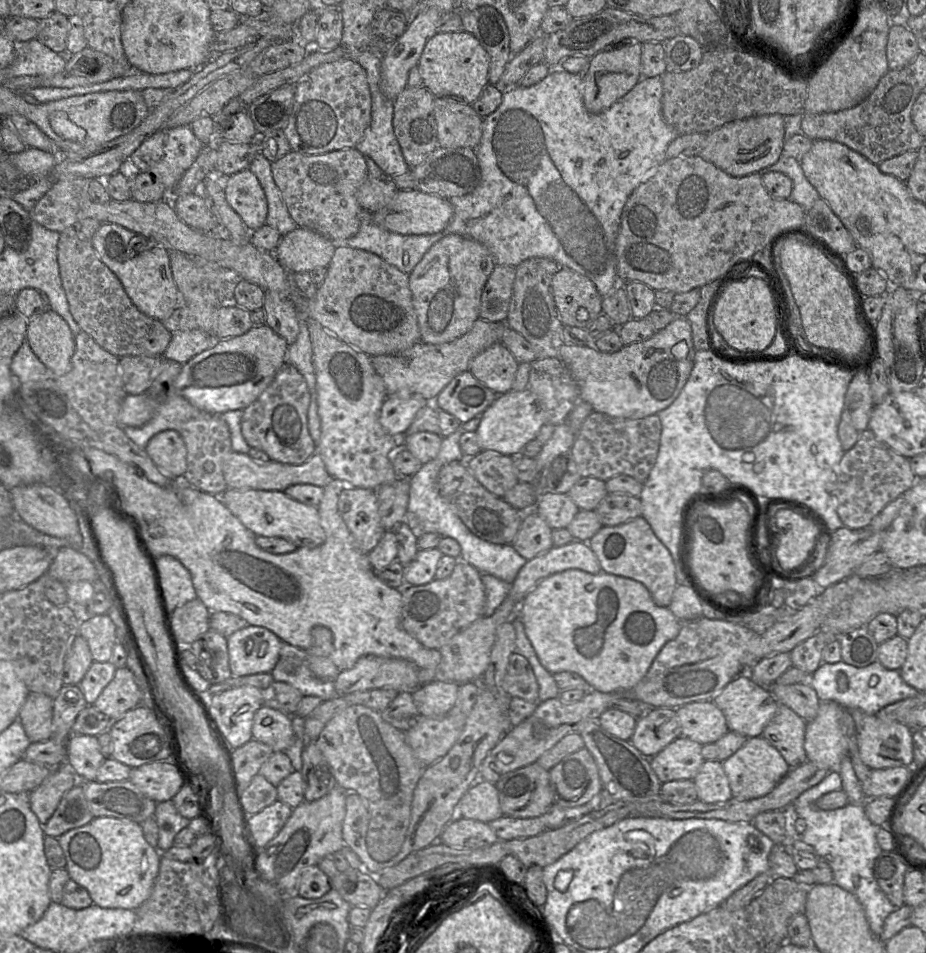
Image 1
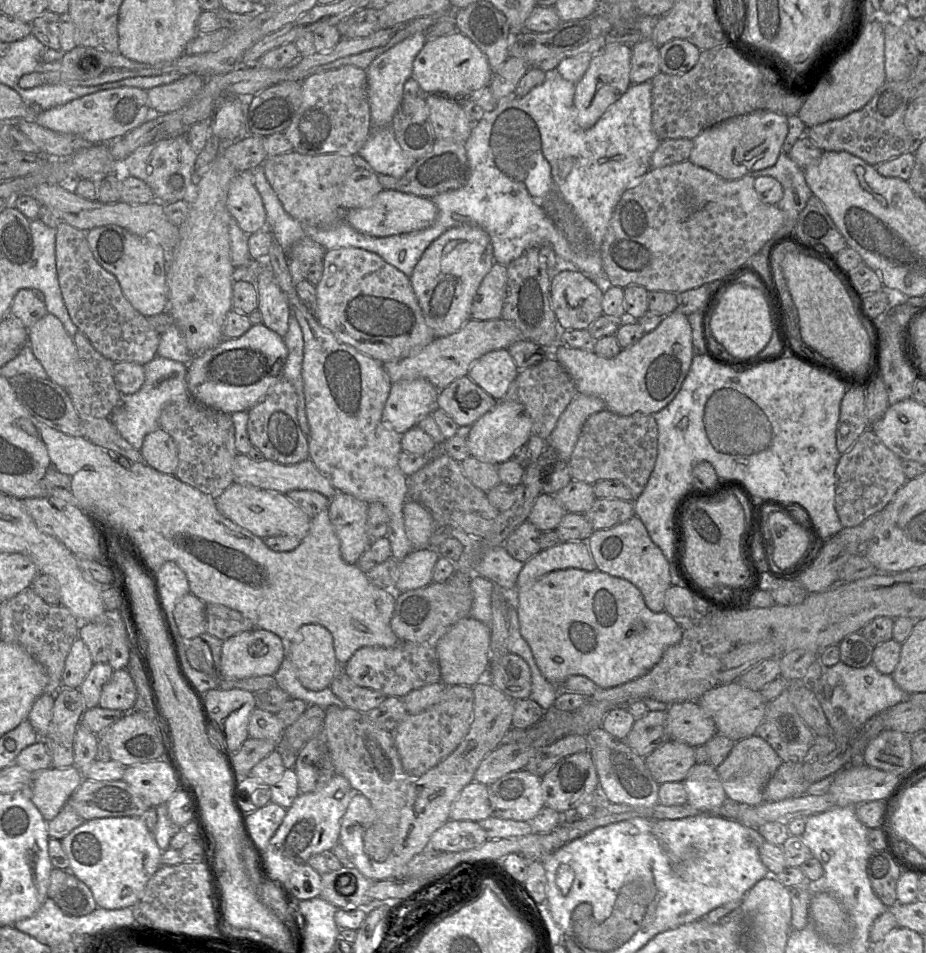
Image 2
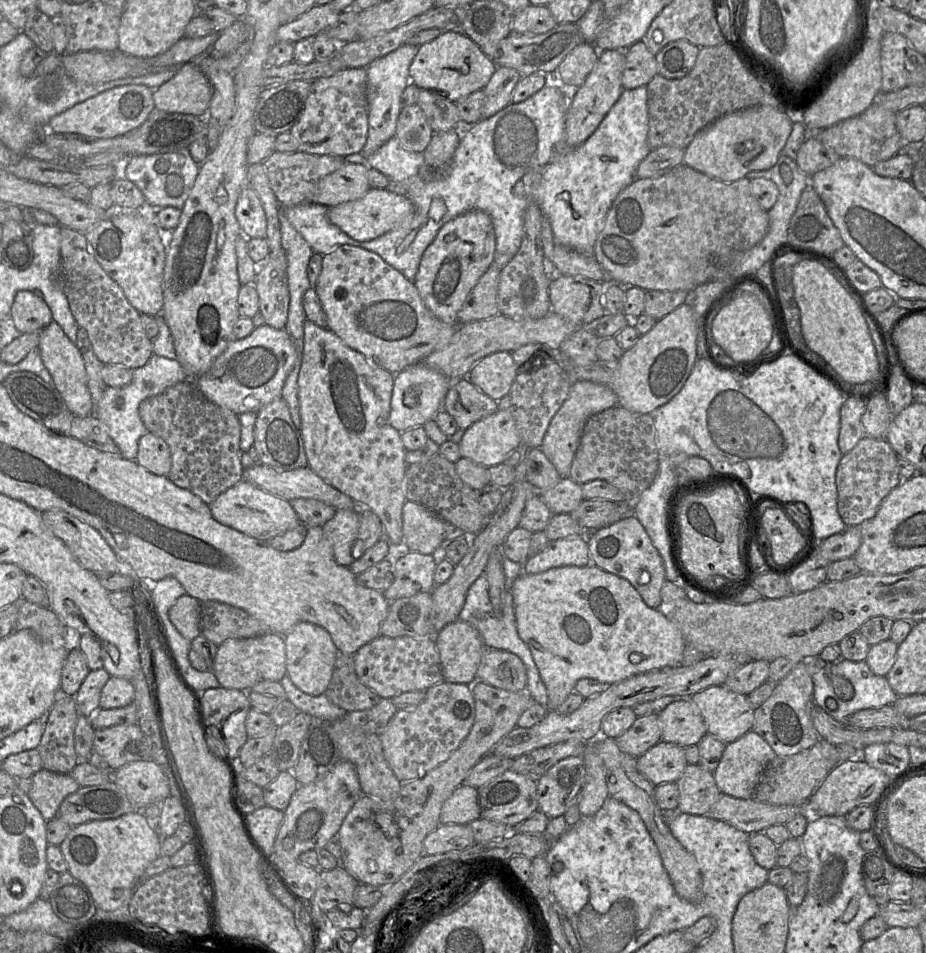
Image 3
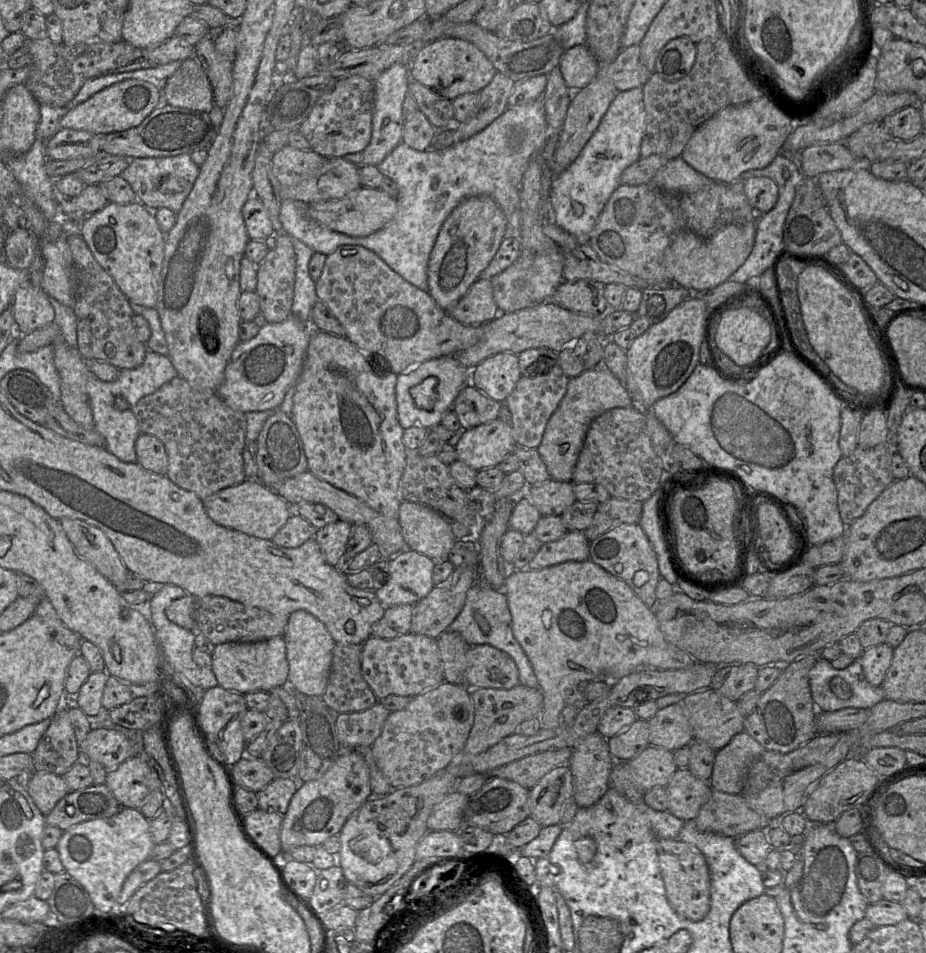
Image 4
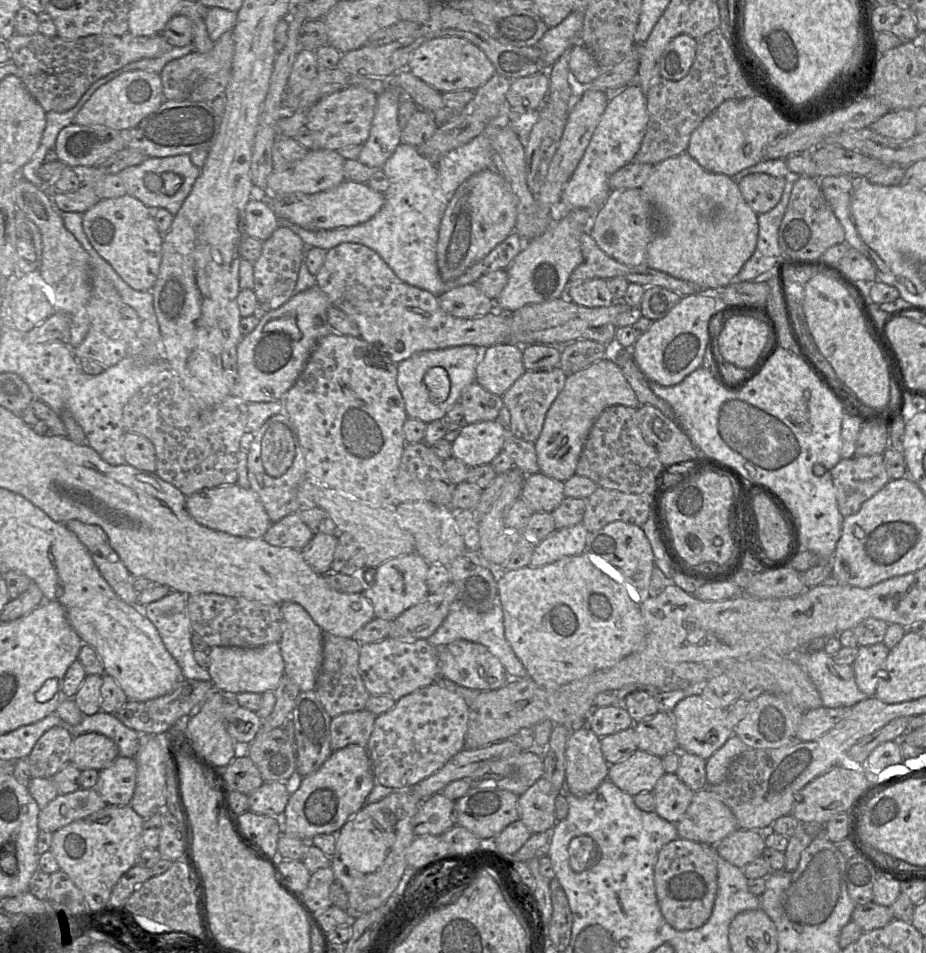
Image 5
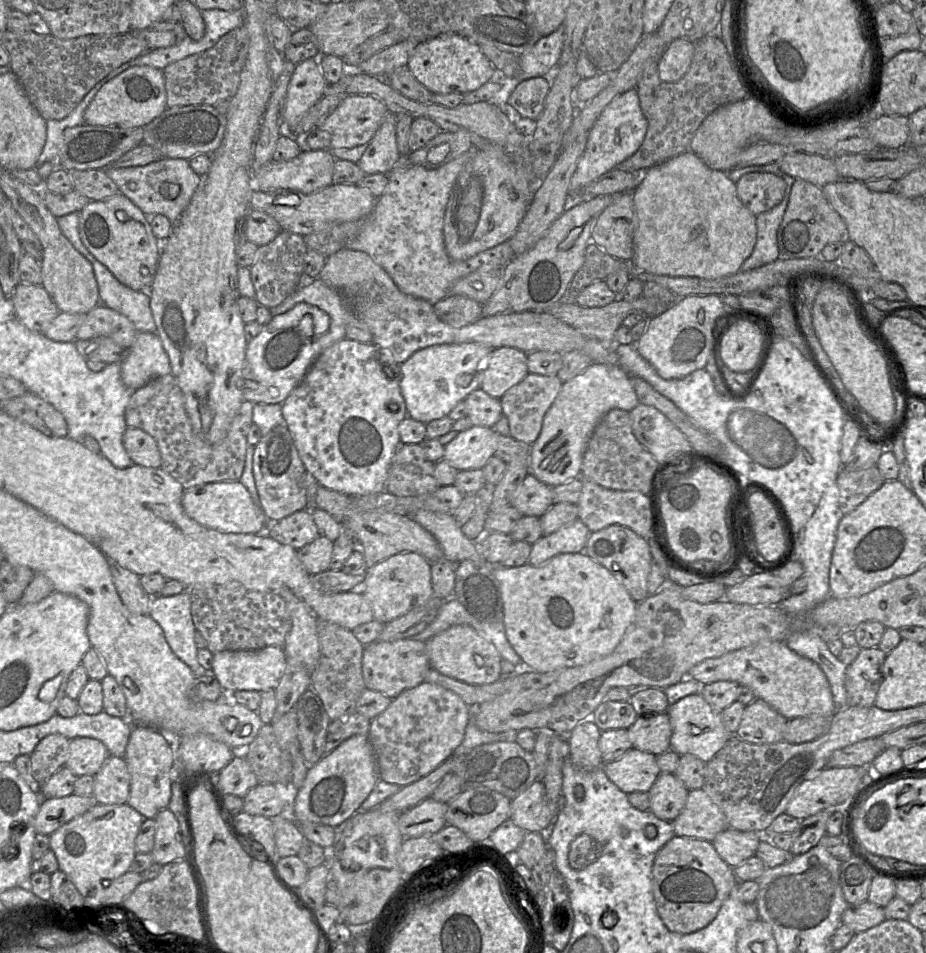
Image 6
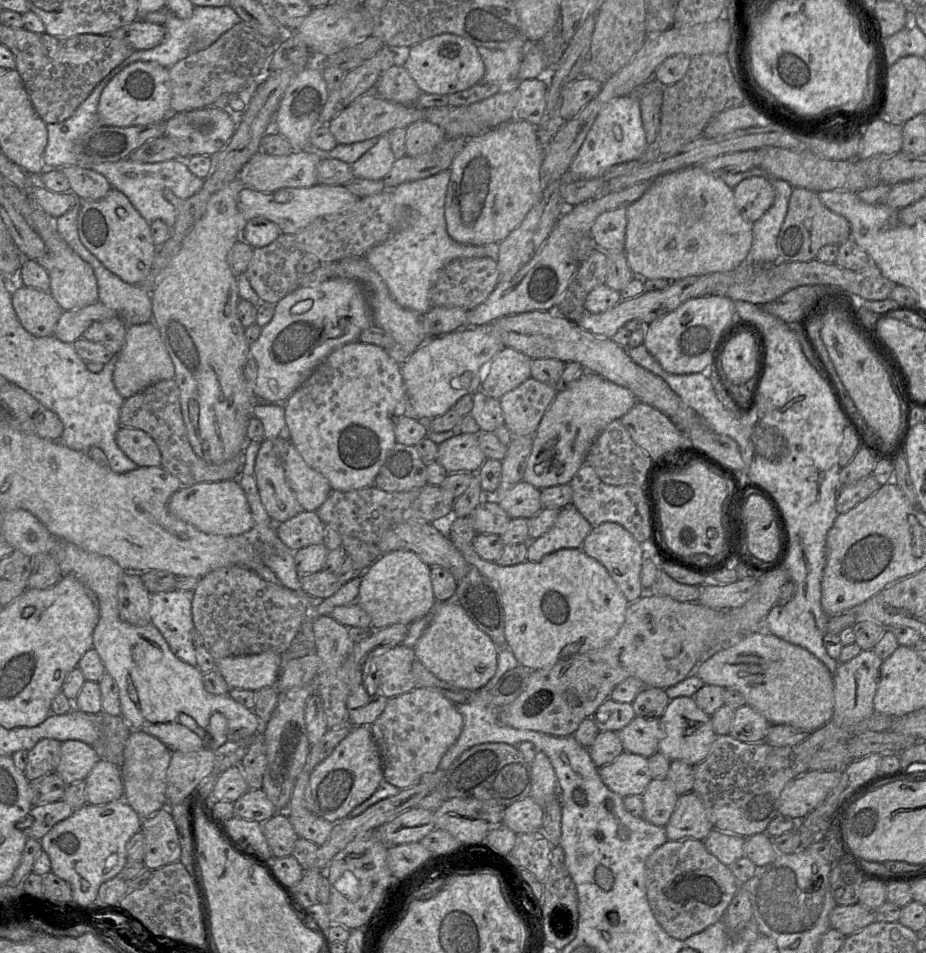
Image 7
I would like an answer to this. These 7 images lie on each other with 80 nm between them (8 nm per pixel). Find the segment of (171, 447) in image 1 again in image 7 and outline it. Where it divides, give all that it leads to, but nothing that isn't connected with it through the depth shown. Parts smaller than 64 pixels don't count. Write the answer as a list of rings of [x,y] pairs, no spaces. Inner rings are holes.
[[[120,427],[116,443],[121,451],[138,467],[161,466],[161,452],[154,440],[143,430]]]

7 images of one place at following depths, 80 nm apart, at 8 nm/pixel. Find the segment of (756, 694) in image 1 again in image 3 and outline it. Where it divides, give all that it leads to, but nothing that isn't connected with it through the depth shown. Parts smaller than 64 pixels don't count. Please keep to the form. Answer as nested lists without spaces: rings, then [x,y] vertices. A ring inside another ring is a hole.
[[[716,685],[687,698],[699,708],[708,734],[725,744],[752,729],[756,708],[751,705],[747,695],[733,692],[724,685]]]

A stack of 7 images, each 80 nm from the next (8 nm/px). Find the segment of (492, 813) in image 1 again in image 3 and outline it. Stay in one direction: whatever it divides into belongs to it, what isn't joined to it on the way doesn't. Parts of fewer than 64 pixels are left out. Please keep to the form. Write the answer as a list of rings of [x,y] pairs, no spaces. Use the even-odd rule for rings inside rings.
[[[461,785],[444,802],[441,814],[441,824],[469,824],[481,818],[478,789]]]

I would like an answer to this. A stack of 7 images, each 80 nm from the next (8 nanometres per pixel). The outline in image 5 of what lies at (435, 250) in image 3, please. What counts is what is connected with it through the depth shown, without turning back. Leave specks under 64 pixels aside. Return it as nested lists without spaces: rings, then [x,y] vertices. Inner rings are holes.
[[[487,169],[465,180],[448,203],[440,224],[437,265],[443,281],[455,280],[486,257],[515,232],[516,219],[517,199],[500,174]]]

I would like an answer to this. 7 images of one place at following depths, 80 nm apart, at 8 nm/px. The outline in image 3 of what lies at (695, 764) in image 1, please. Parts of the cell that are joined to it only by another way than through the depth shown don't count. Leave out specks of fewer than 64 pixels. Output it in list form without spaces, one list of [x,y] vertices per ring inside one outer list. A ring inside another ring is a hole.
[[[660,741],[637,758],[637,768],[655,786],[676,782],[688,765],[685,748]]]

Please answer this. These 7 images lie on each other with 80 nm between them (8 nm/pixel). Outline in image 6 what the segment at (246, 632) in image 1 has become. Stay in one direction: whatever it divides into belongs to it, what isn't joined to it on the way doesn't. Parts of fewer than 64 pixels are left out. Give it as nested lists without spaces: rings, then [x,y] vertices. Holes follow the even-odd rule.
[[[267,646],[259,650],[225,650],[213,655],[212,673],[227,693],[235,691],[264,692],[275,690],[287,668],[287,658],[282,647]]]

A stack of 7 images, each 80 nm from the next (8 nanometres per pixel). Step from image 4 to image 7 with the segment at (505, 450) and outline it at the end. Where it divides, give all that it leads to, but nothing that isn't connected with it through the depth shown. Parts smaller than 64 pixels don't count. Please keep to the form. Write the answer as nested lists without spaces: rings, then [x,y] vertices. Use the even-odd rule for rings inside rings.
[[[458,433],[438,445],[436,462],[441,464],[448,474],[451,473],[477,473],[485,462],[486,457],[480,448],[478,433]]]

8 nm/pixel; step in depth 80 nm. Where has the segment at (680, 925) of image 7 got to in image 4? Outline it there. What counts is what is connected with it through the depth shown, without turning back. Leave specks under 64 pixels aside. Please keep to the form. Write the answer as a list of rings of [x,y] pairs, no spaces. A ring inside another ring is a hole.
[[[659,839],[657,855],[667,900],[680,916],[691,921],[703,920],[710,910],[710,874],[705,856],[695,846],[677,839]]]

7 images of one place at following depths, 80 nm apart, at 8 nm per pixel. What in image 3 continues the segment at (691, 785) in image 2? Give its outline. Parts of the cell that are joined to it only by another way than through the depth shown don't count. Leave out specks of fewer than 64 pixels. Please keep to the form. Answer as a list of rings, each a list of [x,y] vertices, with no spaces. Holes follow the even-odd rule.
[[[688,764],[676,783],[679,813],[706,815],[721,795],[713,773],[699,764]]]

